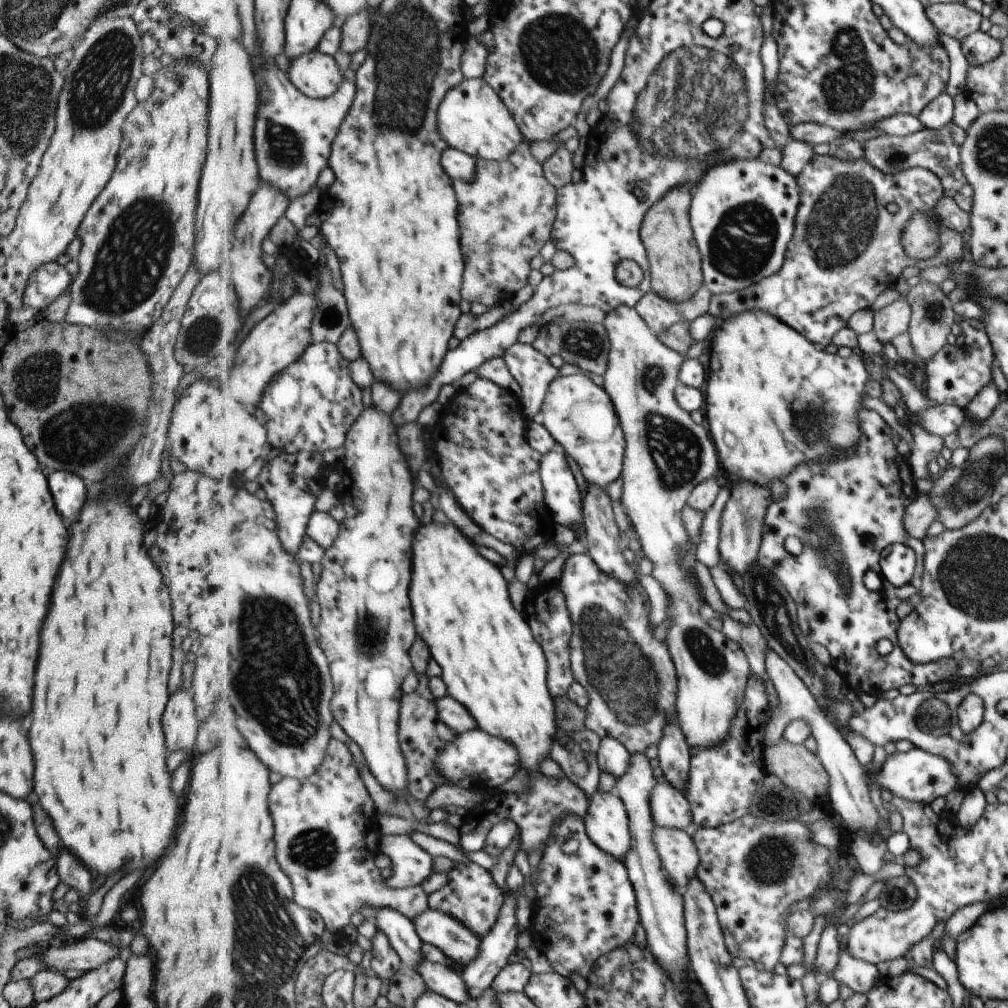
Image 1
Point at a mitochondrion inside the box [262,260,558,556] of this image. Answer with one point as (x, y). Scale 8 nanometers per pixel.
(330, 317)

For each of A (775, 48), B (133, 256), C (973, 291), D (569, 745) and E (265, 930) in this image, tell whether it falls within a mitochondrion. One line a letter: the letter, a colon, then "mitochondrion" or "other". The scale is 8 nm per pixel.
A: other
B: mitochondrion
C: other
D: mitochondrion
E: mitochondrion

